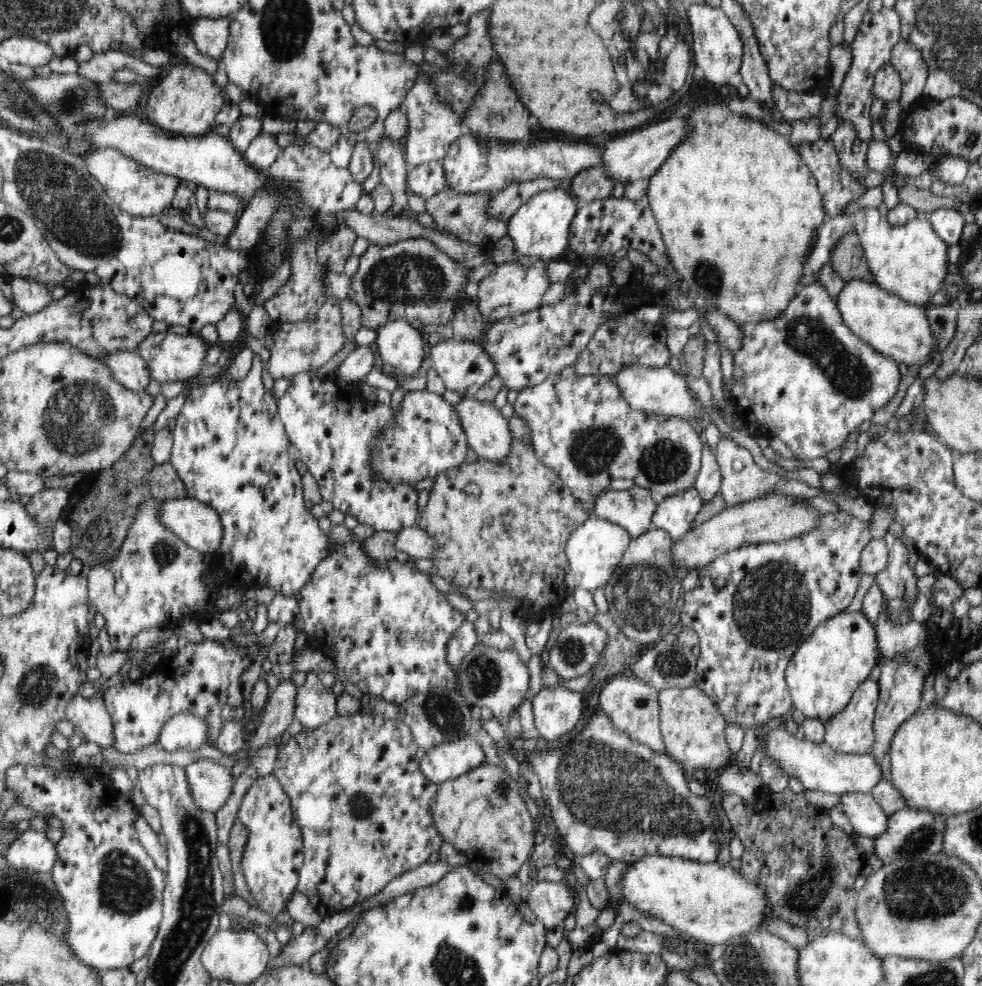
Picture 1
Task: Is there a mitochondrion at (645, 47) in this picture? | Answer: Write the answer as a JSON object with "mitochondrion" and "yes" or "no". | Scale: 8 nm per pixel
{"mitochondrion":"yes"}

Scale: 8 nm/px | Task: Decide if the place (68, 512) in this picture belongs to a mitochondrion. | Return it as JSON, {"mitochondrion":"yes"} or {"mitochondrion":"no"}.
{"mitochondrion":"no"}

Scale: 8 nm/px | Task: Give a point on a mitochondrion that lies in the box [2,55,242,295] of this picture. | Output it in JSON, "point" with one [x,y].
{"point":[62,198]}

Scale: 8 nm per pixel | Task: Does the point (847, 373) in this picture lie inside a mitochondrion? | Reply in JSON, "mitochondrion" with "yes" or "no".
{"mitochondrion":"yes"}

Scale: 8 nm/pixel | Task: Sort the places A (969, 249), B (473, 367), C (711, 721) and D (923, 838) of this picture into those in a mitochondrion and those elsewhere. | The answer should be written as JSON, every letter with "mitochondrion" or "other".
{"A":"other","B":"other","C":"other","D":"mitochondrion"}

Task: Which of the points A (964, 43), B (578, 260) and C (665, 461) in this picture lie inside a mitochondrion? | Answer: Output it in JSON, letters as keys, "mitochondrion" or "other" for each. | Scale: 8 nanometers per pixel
{"A":"mitochondrion","B":"other","C":"mitochondrion"}

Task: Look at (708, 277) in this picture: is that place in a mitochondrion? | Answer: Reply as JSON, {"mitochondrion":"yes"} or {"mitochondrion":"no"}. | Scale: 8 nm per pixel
{"mitochondrion":"yes"}

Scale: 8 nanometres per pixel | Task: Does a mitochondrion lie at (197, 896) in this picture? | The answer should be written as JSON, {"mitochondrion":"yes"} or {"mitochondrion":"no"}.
{"mitochondrion":"yes"}

